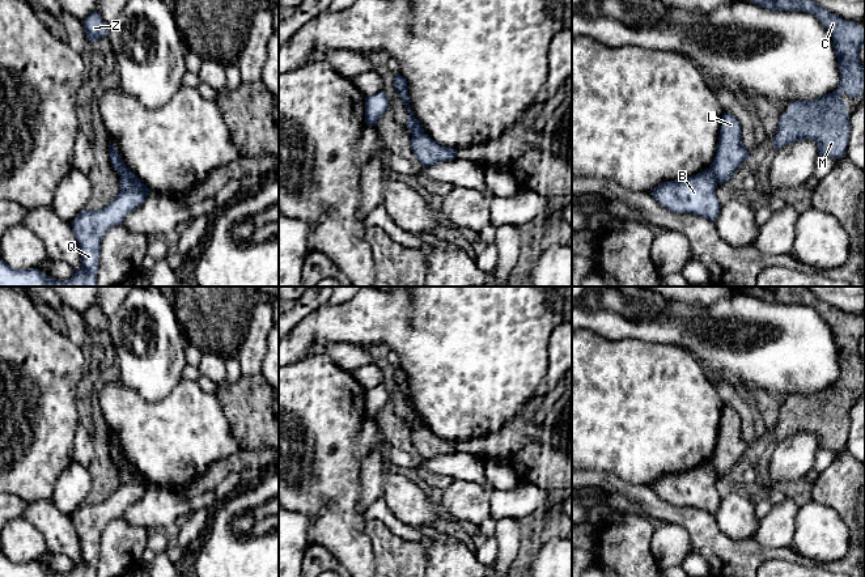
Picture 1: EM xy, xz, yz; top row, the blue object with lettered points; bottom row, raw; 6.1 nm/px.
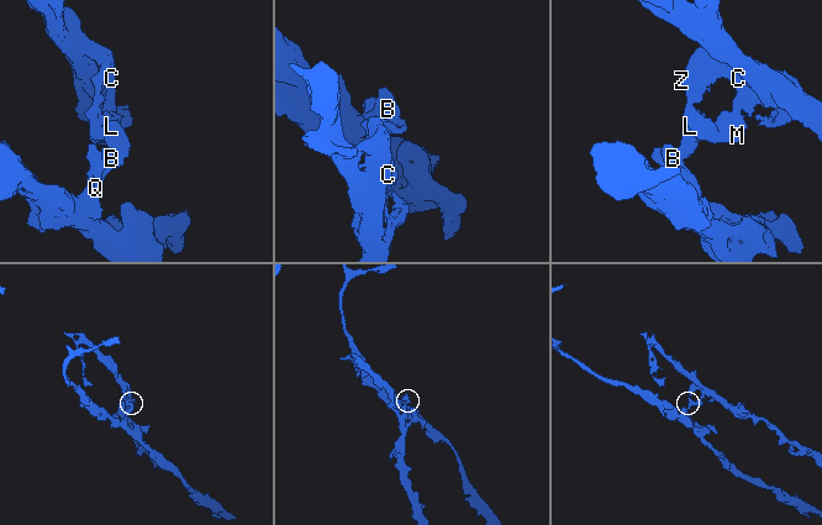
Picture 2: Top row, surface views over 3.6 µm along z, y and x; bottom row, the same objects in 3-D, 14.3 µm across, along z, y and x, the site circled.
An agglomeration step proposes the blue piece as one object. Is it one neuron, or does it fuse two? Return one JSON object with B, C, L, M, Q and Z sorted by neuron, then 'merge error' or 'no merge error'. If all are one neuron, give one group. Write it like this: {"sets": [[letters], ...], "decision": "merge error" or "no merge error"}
{"sets": [["B", "Q"], ["C", "L", "M", "Z"]], "decision": "merge error"}

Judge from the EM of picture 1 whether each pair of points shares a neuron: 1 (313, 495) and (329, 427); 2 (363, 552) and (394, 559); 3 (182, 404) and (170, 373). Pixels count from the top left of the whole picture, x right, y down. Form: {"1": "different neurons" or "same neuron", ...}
{"1": "same neuron", "2": "different neurons", "3": "different neurons"}

